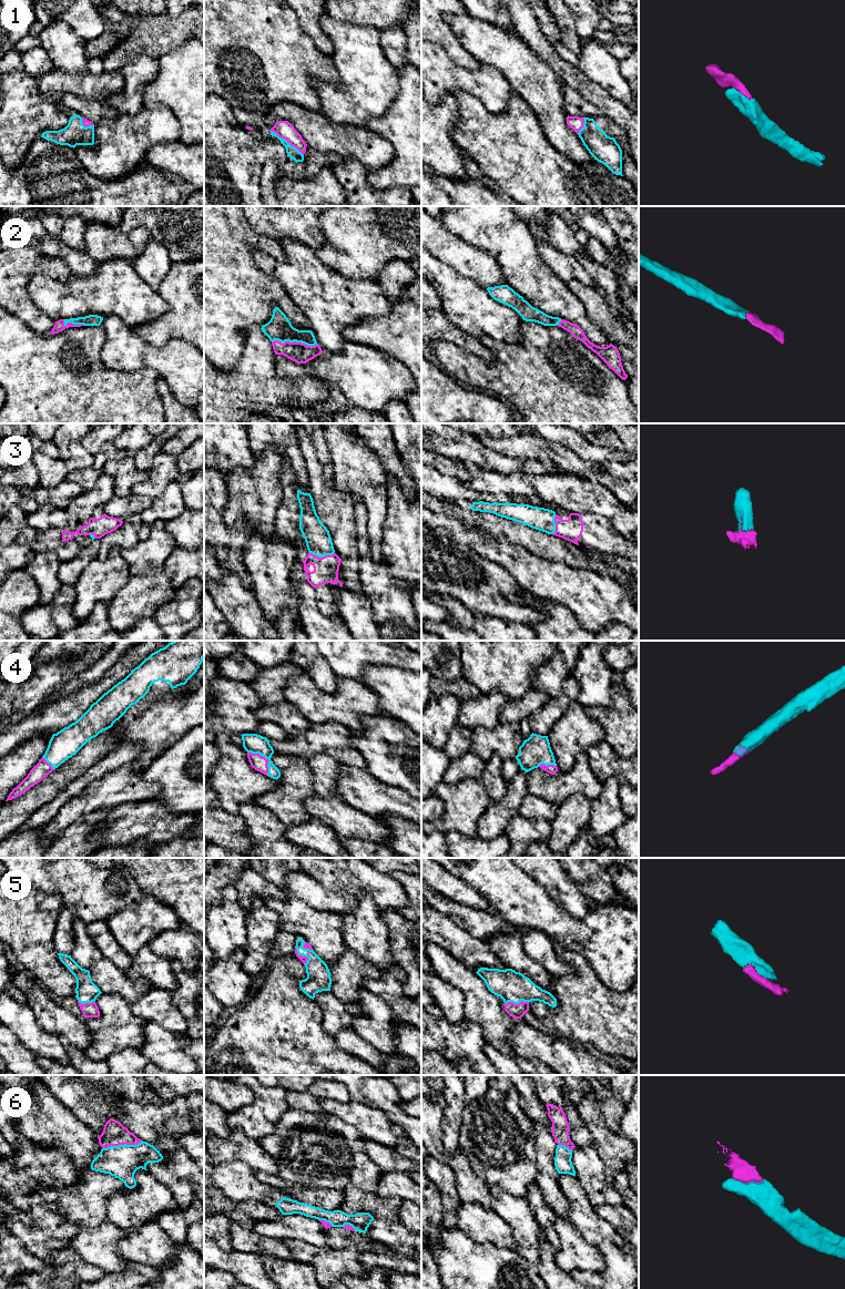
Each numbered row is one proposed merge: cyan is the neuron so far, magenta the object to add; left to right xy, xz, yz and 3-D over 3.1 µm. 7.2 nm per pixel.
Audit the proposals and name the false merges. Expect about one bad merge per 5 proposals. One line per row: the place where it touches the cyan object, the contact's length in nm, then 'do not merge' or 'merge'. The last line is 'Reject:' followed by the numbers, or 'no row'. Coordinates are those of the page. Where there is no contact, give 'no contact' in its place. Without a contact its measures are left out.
1: meets cyan in xz at (286, 141); contact 300 nm long; merge
2: meets cyan in xz at (295, 340); contact 340 nm long; merge
3: meets cyan in xz at (322, 556); contact 190 nm long; merge
4: meets cyan in xz at (265, 757); contact 220 nm long; merge
5: meets cyan in xz at (303, 955); contact 150 nm long; merge
6: meets cyan in xy at (121, 1145); contact 300 nm long; merge
Reject: no row

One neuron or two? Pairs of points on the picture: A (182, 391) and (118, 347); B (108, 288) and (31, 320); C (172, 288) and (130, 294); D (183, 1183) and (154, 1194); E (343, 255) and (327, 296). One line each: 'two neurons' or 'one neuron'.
A: one neuron
B: two neurons
C: two neurons
D: two neurons
E: two neurons

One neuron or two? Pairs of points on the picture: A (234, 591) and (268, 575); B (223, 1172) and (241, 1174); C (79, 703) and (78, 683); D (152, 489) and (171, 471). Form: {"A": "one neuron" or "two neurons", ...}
{"A": "two neurons", "B": "one neuron", "C": "two neurons", "D": "one neuron"}

